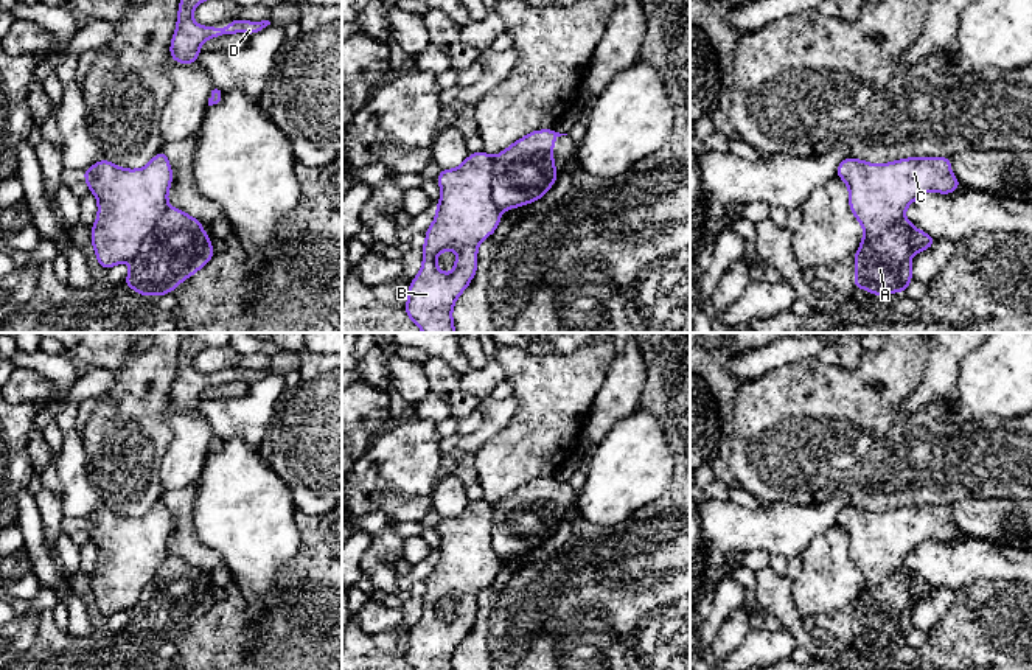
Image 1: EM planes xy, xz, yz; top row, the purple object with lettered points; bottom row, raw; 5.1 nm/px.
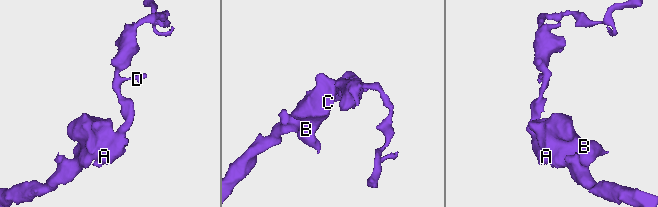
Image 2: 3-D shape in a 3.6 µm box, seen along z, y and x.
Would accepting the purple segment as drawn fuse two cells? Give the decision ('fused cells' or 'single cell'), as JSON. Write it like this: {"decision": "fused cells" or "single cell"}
{"decision": "fused cells"}

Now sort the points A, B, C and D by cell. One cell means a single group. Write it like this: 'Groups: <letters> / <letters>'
Groups: A D / B C

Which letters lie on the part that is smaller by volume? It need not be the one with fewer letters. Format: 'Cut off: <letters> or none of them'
Cut off: A, D

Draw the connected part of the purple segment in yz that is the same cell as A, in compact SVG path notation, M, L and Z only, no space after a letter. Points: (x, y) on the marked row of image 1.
M895 224L878 238L863 236L853 255L853 286L869 289L872 295L905 292L912 280L912 255L908 229L903 224Z

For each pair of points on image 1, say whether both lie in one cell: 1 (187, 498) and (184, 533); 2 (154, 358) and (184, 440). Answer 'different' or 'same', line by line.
1: same
2: different

